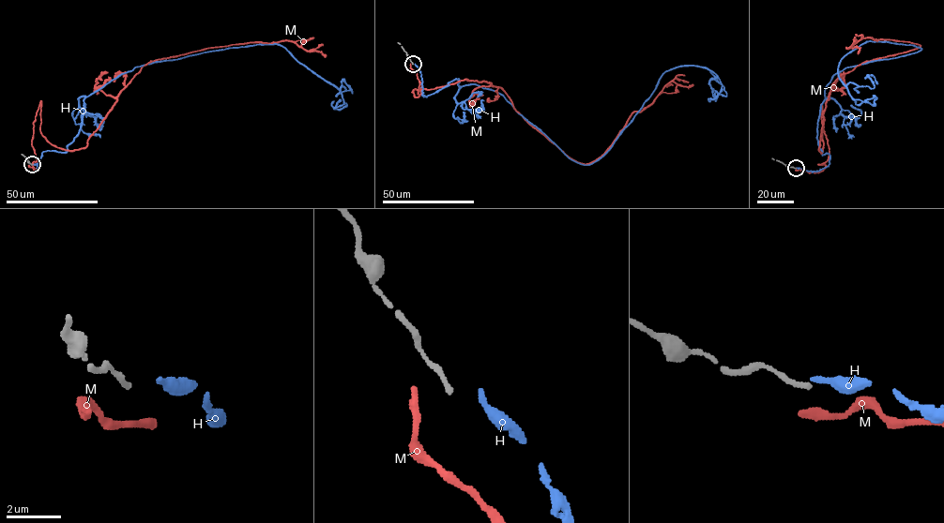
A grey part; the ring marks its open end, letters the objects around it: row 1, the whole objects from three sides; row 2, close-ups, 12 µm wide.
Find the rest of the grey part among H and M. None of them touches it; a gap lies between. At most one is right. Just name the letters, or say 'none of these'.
none of these

